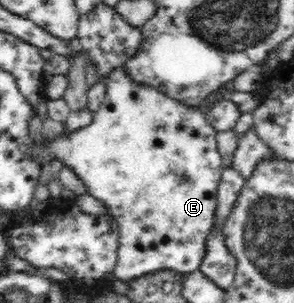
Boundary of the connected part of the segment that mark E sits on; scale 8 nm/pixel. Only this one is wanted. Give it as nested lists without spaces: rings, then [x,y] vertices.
[[[125,65],[108,72],[104,89],[102,104],[92,122],[69,136],[61,133],[52,141],[44,136],[42,145],[33,146],[35,158],[45,170],[60,166],[71,168],[85,182],[87,194],[101,201],[117,222],[119,245],[115,279],[128,282],[159,270],[175,270],[184,275],[199,270],[204,242],[213,227],[216,193],[225,168],[218,149],[218,130],[199,109],[187,107],[155,86],[136,82]]]

